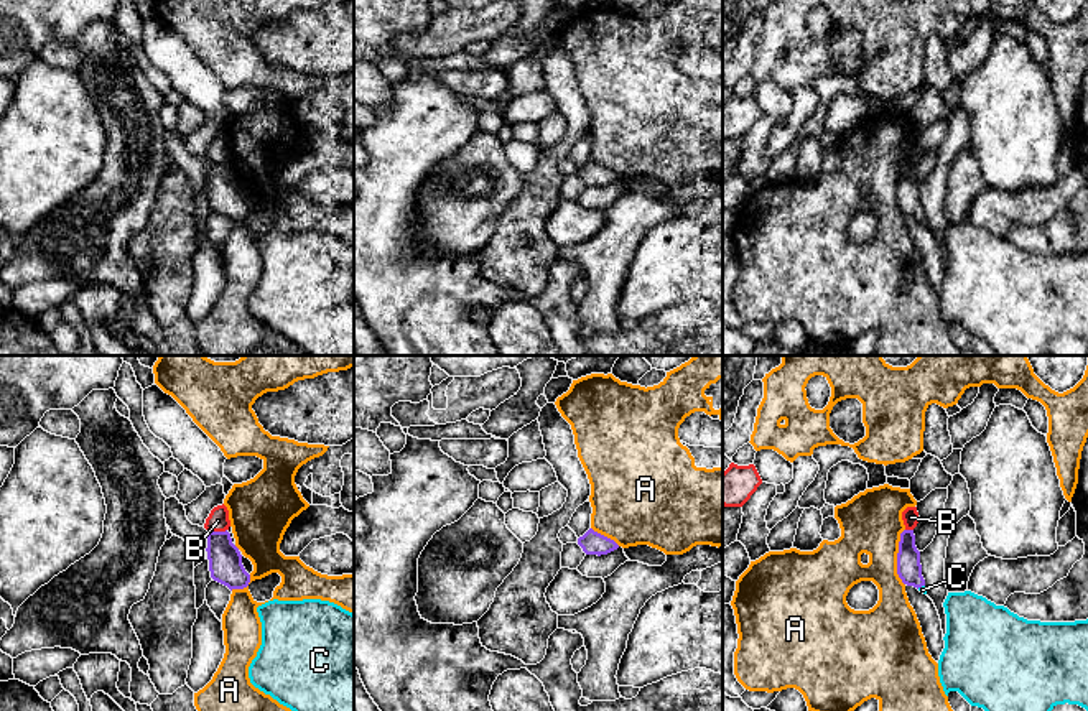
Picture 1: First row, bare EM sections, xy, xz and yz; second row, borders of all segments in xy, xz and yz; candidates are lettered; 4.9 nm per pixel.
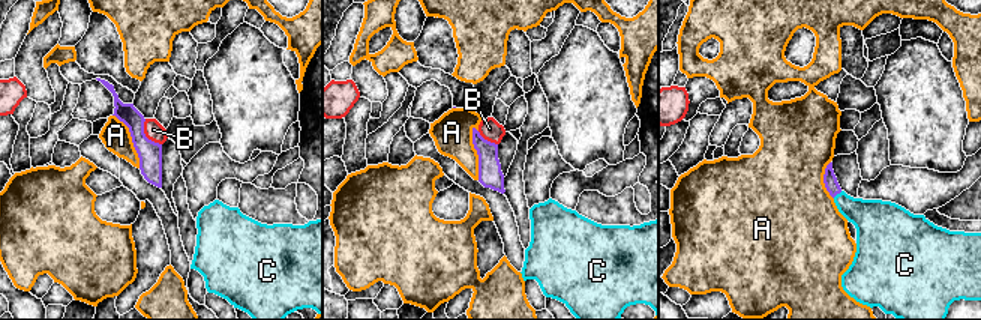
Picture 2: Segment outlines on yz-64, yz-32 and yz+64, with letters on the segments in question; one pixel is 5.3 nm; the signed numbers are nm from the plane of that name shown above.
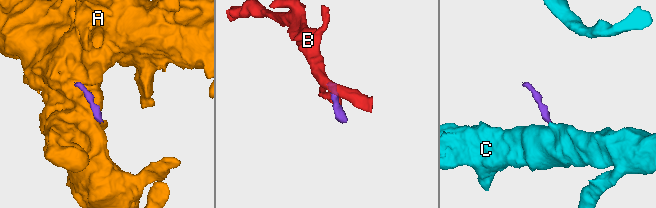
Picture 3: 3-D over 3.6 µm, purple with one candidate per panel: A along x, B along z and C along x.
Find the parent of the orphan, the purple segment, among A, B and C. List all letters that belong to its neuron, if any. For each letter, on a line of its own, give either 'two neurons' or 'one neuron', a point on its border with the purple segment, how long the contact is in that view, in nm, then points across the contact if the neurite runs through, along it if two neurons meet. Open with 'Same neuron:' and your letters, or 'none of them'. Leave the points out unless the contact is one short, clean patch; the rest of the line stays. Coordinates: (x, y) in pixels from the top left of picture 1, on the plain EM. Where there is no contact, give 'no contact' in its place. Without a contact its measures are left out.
Same neuron: C
A: two neurons; contact yz (897, 188); length 280 nm
B: two neurons; contact xy (216, 163); length 100 nm; border xy (226, 160), (208, 163)
C: one neuron; contact yz (920, 218); length 40 nm; way yz (909, 199), (920, 218), (922, 221)

